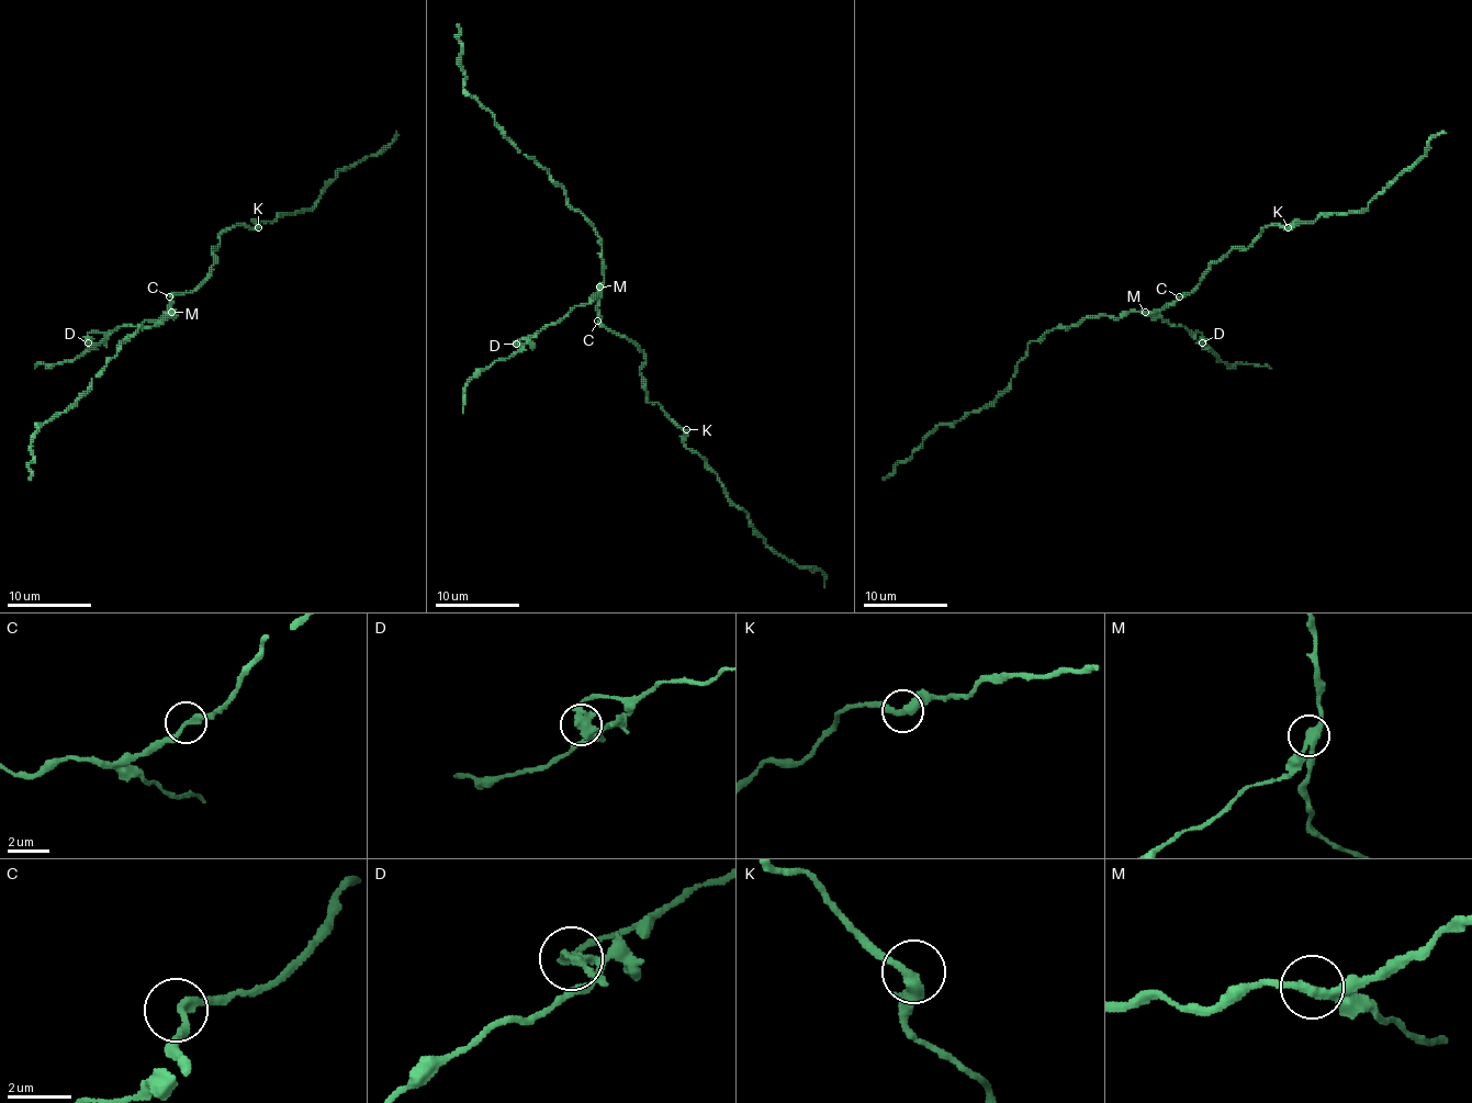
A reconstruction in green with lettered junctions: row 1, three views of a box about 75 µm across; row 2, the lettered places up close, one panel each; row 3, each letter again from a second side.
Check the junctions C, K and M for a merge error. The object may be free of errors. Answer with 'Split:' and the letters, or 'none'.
Split: M

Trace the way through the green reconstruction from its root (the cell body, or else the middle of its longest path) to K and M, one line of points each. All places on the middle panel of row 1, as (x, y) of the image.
K: (599, 321), (643, 355), (645, 364), (640, 373), (648, 401), (656, 403), (686, 429)
M: (599, 321), (599, 286)

